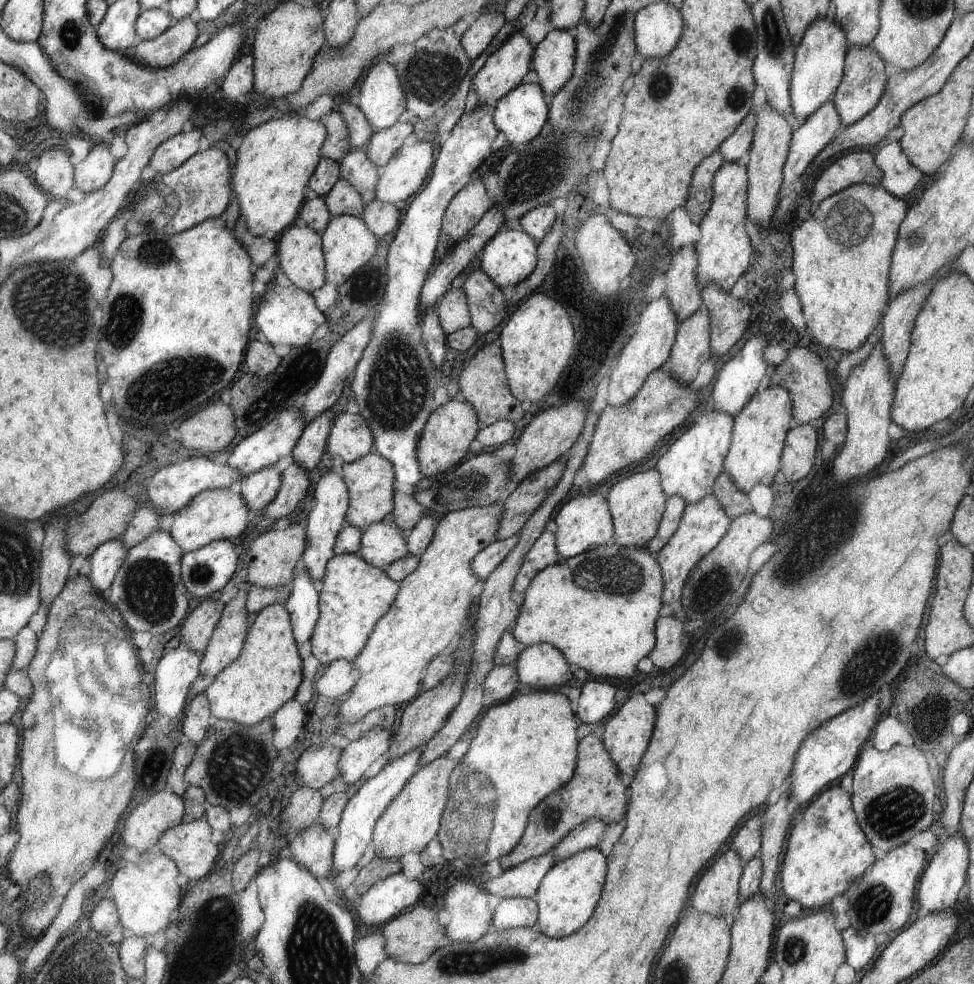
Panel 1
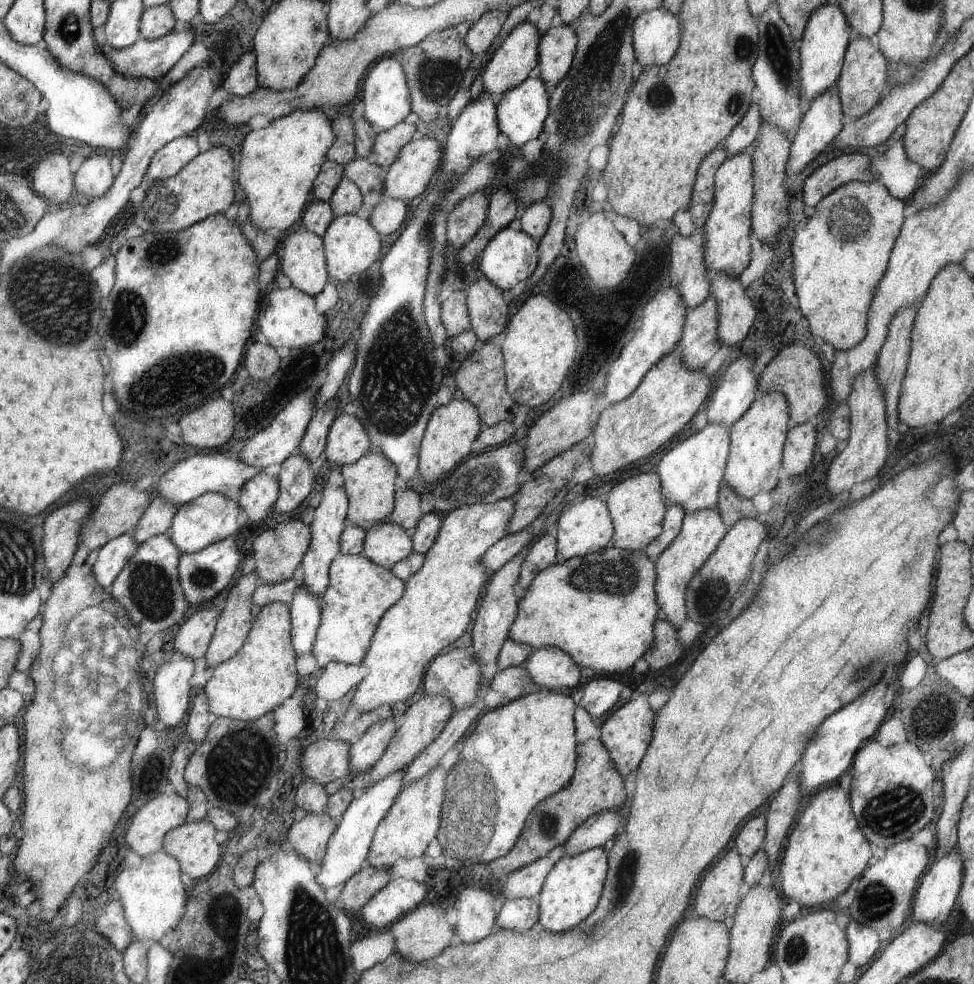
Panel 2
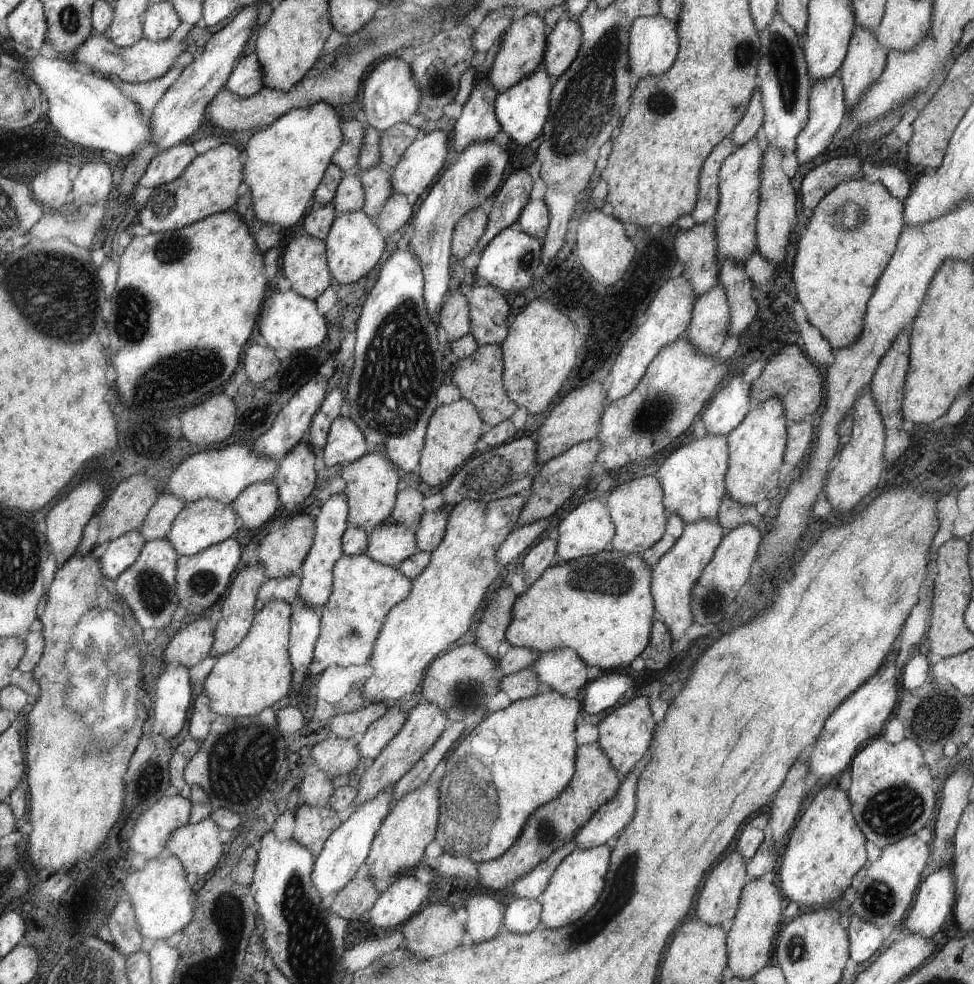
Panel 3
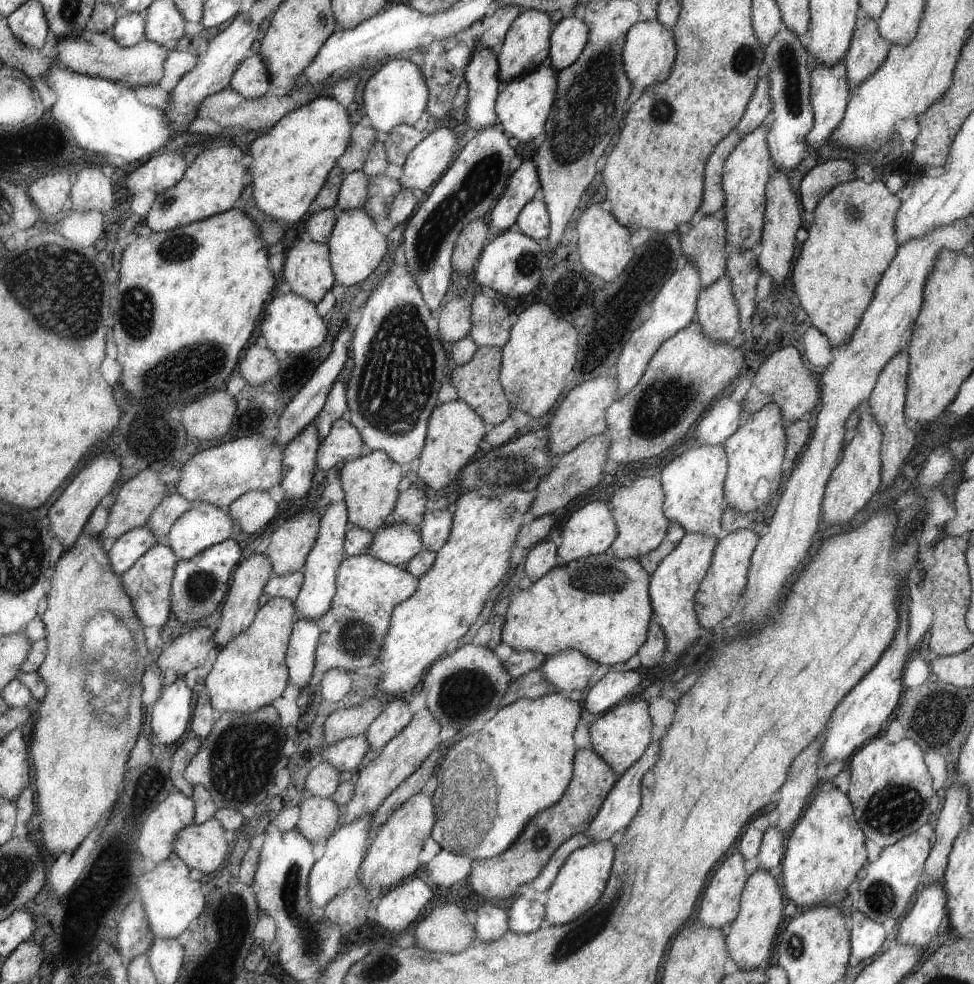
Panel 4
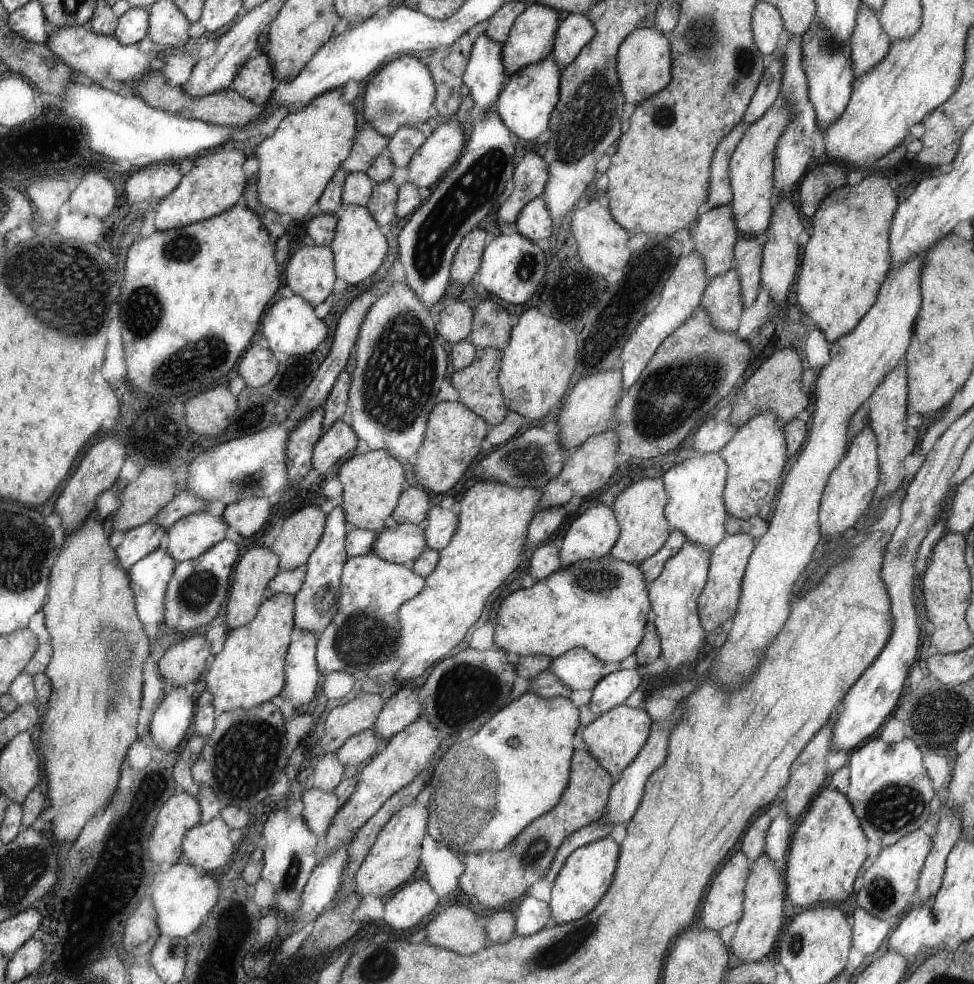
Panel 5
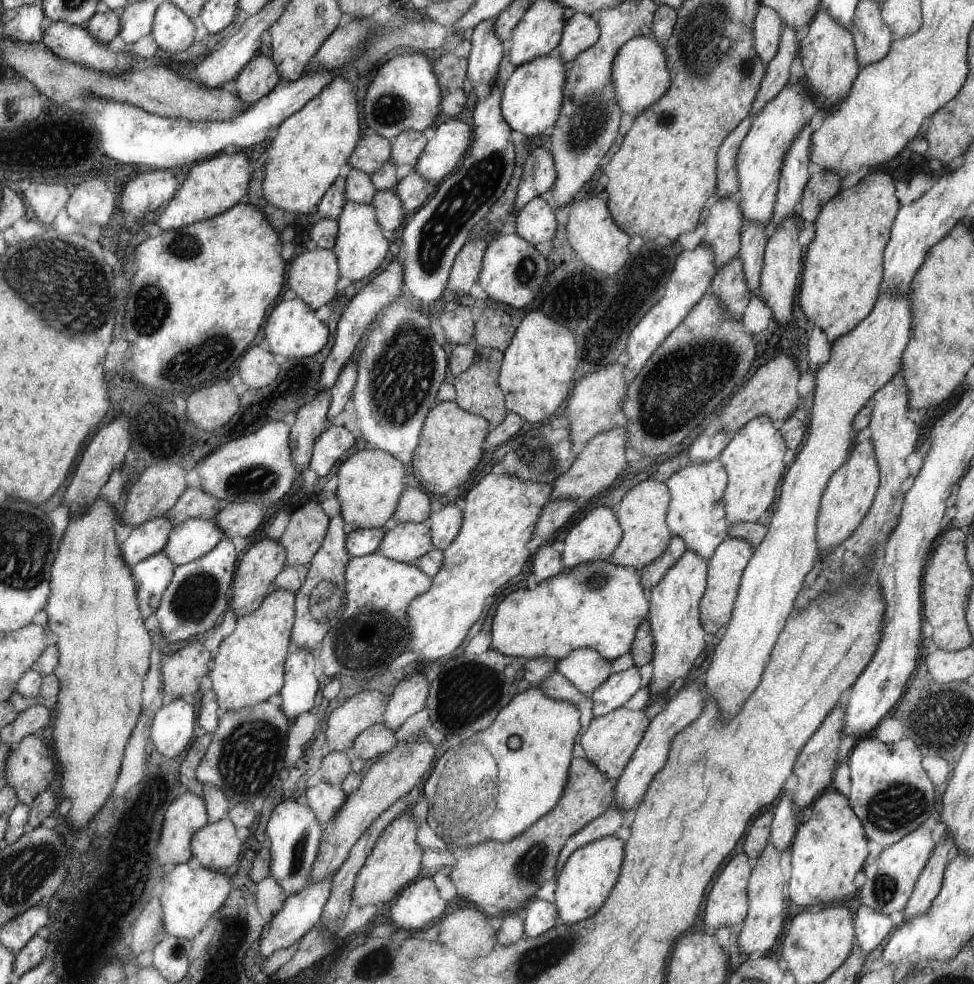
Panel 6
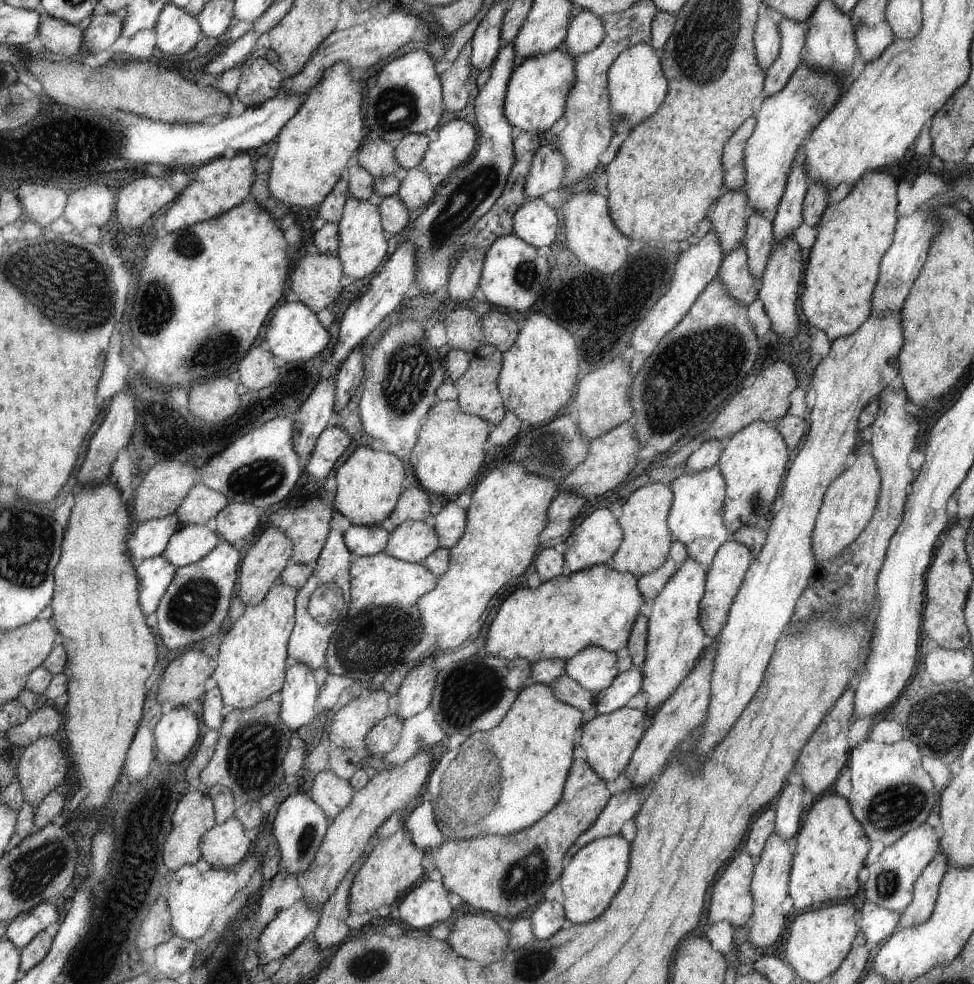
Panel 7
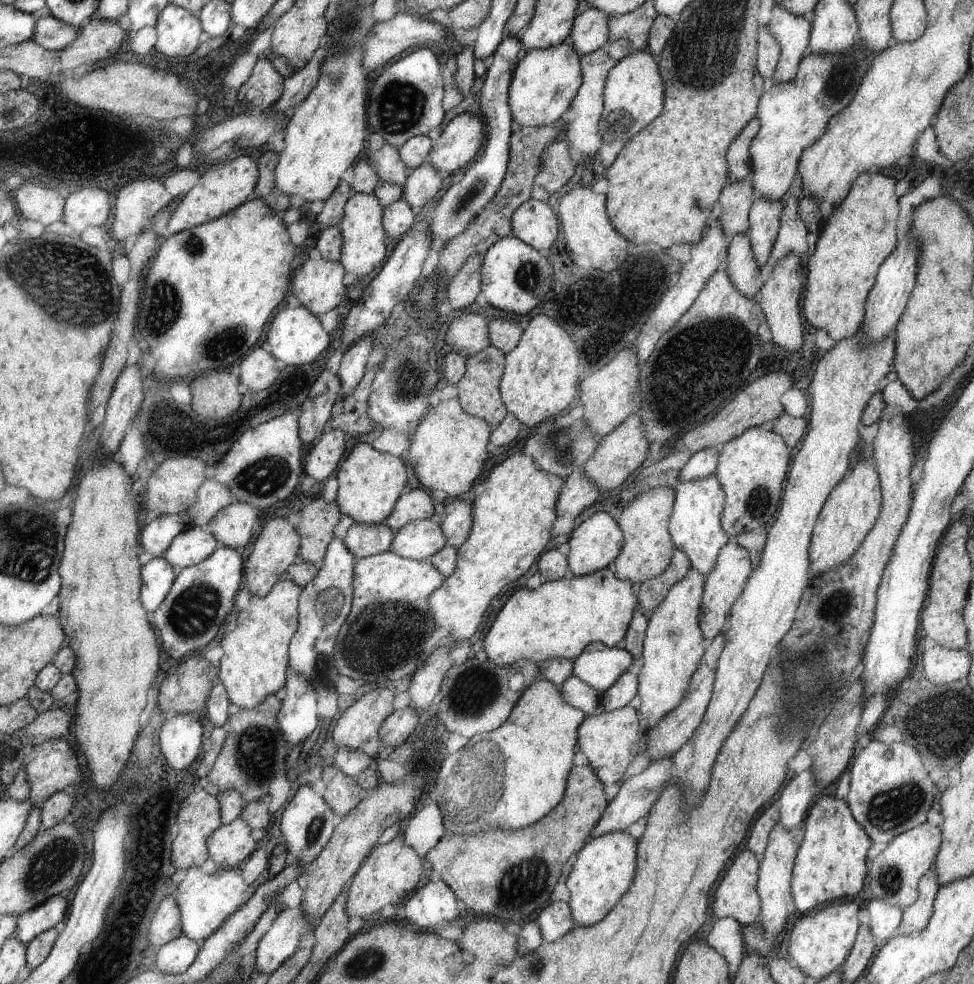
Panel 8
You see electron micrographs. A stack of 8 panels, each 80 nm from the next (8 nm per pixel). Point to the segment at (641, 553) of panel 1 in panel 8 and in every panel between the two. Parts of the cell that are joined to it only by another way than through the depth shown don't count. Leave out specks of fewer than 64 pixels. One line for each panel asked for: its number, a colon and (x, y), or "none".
2: (601, 609)
3: (600, 606)
4: (599, 604)
5: (600, 605)
6: (599, 605)
7: (599, 606)
8: (559, 619)

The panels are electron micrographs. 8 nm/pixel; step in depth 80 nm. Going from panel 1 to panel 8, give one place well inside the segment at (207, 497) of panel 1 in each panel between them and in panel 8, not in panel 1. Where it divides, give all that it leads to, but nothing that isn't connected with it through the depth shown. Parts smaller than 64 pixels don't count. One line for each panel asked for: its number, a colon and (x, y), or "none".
2: (212, 517)
3: (203, 523)
4: (204, 525)
5: (189, 538)
6: (189, 540)
7: (191, 543)
8: (194, 545)

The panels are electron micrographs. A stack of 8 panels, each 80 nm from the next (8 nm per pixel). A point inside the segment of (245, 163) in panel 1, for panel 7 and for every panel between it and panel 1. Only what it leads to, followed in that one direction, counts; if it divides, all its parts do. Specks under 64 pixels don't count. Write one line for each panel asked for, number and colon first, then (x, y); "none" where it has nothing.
2: (279, 165)
3: (287, 162)
4: (292, 162)
5: (297, 163)
6: (304, 160)
7: (314, 146)

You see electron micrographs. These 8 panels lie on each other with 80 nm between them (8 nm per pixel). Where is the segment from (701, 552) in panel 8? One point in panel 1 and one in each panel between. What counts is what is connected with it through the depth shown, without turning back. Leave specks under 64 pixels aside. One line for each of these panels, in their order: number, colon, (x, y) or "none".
1: (690, 468)
2: (692, 473)
3: (693, 477)
4: (694, 481)
5: (696, 508)
6: (697, 514)
7: (695, 520)

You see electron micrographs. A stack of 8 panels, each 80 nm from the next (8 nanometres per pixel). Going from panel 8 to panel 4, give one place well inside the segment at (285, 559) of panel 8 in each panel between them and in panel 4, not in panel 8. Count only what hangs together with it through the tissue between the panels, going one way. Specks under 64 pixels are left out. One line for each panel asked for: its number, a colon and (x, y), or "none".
4: (249, 581)
5: (253, 573)
6: (255, 576)
7: (264, 563)

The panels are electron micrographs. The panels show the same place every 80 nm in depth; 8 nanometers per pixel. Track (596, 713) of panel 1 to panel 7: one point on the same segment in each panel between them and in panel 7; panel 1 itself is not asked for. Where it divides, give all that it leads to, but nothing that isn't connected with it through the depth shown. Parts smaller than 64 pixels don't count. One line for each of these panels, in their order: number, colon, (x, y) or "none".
2: (600, 695)
3: (605, 693)
4: (615, 685)
5: (610, 692)
6: (620, 687)
7: (628, 684)

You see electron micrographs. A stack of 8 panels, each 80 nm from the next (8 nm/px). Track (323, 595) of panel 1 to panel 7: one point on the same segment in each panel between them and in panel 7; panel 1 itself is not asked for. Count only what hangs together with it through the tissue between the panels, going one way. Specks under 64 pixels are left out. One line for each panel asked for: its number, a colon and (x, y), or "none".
2: (361, 591)
3: (364, 591)
4: (353, 631)
5: (362, 634)
6: (374, 629)
7: (383, 623)

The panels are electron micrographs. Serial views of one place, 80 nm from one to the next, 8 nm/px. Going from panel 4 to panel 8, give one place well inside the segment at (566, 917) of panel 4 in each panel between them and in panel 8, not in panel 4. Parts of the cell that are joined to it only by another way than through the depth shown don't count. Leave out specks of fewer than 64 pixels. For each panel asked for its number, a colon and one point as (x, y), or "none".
5: (584, 878)
6: (585, 880)
7: (593, 877)
8: (604, 869)

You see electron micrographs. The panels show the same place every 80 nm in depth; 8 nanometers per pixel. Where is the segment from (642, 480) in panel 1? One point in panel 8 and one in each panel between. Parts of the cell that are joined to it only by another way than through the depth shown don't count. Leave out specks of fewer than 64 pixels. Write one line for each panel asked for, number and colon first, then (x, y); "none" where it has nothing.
2: (637, 505)
3: (637, 509)
4: (638, 509)
5: (641, 508)
6: (643, 511)
7: (647, 539)
8: (648, 549)

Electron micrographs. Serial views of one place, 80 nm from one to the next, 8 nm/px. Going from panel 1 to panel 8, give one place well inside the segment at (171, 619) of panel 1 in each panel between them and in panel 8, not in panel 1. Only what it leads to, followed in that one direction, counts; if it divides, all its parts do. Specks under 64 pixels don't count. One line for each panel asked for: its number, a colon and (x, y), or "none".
2: (148, 588)
3: (148, 586)
4: (148, 581)
5: (150, 576)
6: (153, 574)
7: (156, 573)
8: (158, 574)

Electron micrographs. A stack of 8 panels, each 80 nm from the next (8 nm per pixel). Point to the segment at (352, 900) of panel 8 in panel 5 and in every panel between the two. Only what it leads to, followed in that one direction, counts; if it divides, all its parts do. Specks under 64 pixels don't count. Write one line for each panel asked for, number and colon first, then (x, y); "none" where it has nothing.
5: (392, 860)
6: (394, 862)
7: (390, 870)

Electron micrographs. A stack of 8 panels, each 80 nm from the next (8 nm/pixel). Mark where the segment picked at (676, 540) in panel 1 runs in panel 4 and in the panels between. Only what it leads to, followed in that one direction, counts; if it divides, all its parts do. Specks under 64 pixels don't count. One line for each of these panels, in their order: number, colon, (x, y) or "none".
2: (701, 532)
3: (675, 575)
4: (674, 585)

